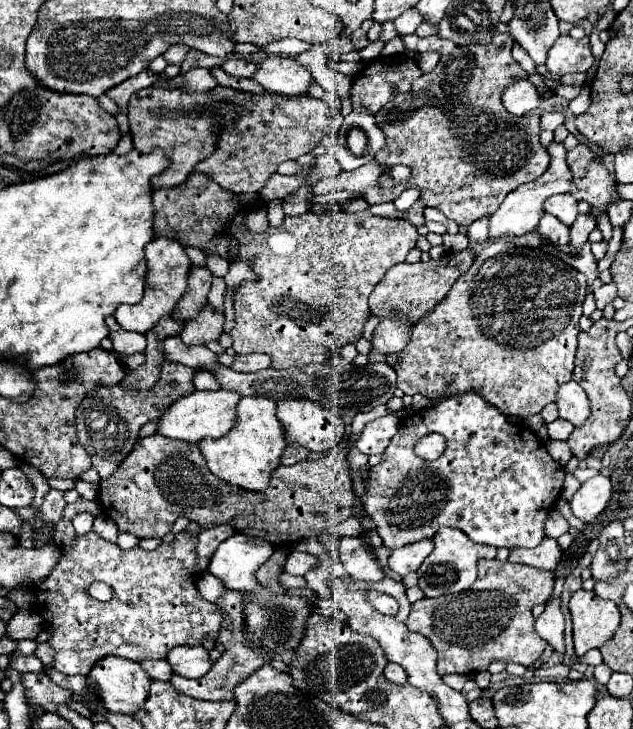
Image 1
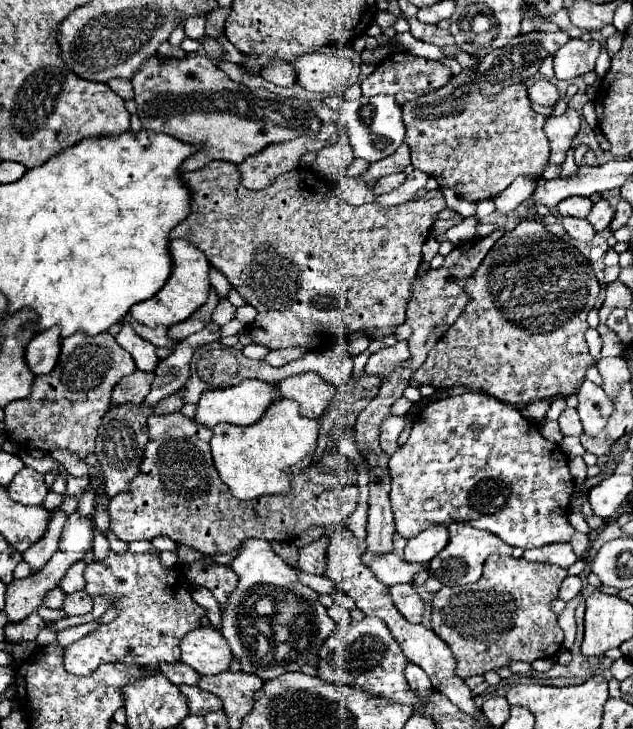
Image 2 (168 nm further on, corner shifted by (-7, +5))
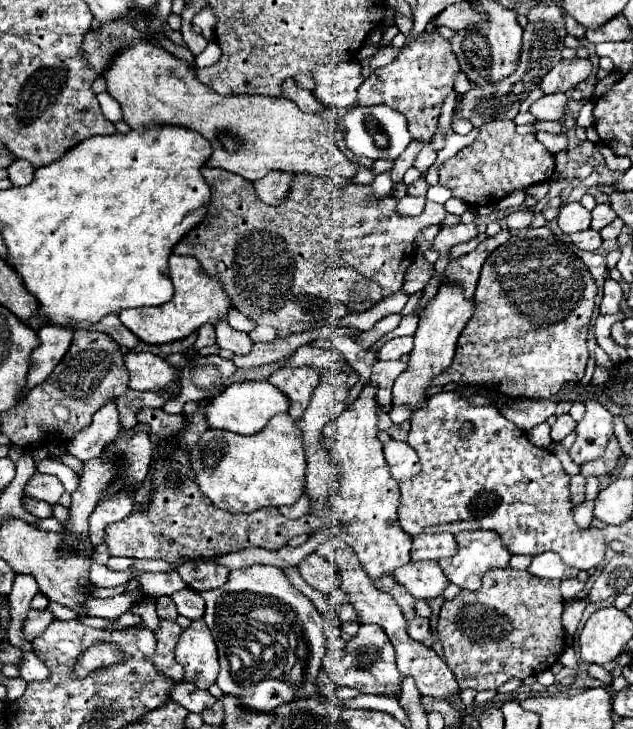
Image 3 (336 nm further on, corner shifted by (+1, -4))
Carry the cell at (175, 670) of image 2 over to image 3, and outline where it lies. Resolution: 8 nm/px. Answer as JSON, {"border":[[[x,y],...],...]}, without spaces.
{"border":[[[186,682],[176,684],[176,688],[172,690],[172,700],[182,704],[188,712],[202,712],[216,702],[216,698],[208,690],[200,690],[194,684]]]}

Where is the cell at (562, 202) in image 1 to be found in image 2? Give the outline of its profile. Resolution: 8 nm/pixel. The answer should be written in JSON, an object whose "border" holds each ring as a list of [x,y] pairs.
{"border":[[[566,197],[556,205],[560,215],[570,215],[570,217],[586,217],[592,209],[592,201],[588,197]]]}

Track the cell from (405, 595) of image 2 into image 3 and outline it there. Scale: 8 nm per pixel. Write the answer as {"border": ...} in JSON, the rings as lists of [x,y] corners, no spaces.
{"border":[[[416,616],[414,620],[408,620],[408,634],[410,634],[416,642],[422,642],[422,644],[426,644],[426,646],[432,646],[432,644],[434,644],[432,628],[430,628],[430,620],[428,620],[428,618]]]}

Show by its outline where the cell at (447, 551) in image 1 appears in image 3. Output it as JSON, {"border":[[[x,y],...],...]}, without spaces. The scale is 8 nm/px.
{"border":[[[464,530],[464,532],[458,532],[456,542],[458,542],[458,554],[450,556],[450,558],[442,558],[438,564],[452,584],[458,584],[460,588],[466,588],[466,590],[478,590],[480,584],[482,584],[482,576],[488,570],[508,568],[508,562],[512,558],[508,548],[502,544],[500,536],[492,530]]]}

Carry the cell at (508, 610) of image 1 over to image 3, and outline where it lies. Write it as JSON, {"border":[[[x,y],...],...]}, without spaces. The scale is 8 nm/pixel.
{"border":[[[512,568],[486,572],[480,590],[476,592],[462,590],[454,600],[446,600],[438,616],[436,632],[444,644],[444,660],[448,668],[454,672],[458,688],[496,690],[510,678],[524,680],[526,676],[550,670],[554,662],[560,660],[560,654],[564,652],[566,646],[562,610],[564,610],[564,598],[560,594],[560,580],[536,578],[526,570],[512,570]]]}

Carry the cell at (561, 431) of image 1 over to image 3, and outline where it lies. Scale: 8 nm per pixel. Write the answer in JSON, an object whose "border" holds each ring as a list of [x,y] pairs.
{"border":[[[562,414],[562,416],[558,416],[556,424],[552,426],[550,438],[552,438],[554,442],[562,442],[574,428],[576,428],[576,422],[572,420],[572,416],[570,416],[570,414]]]}

